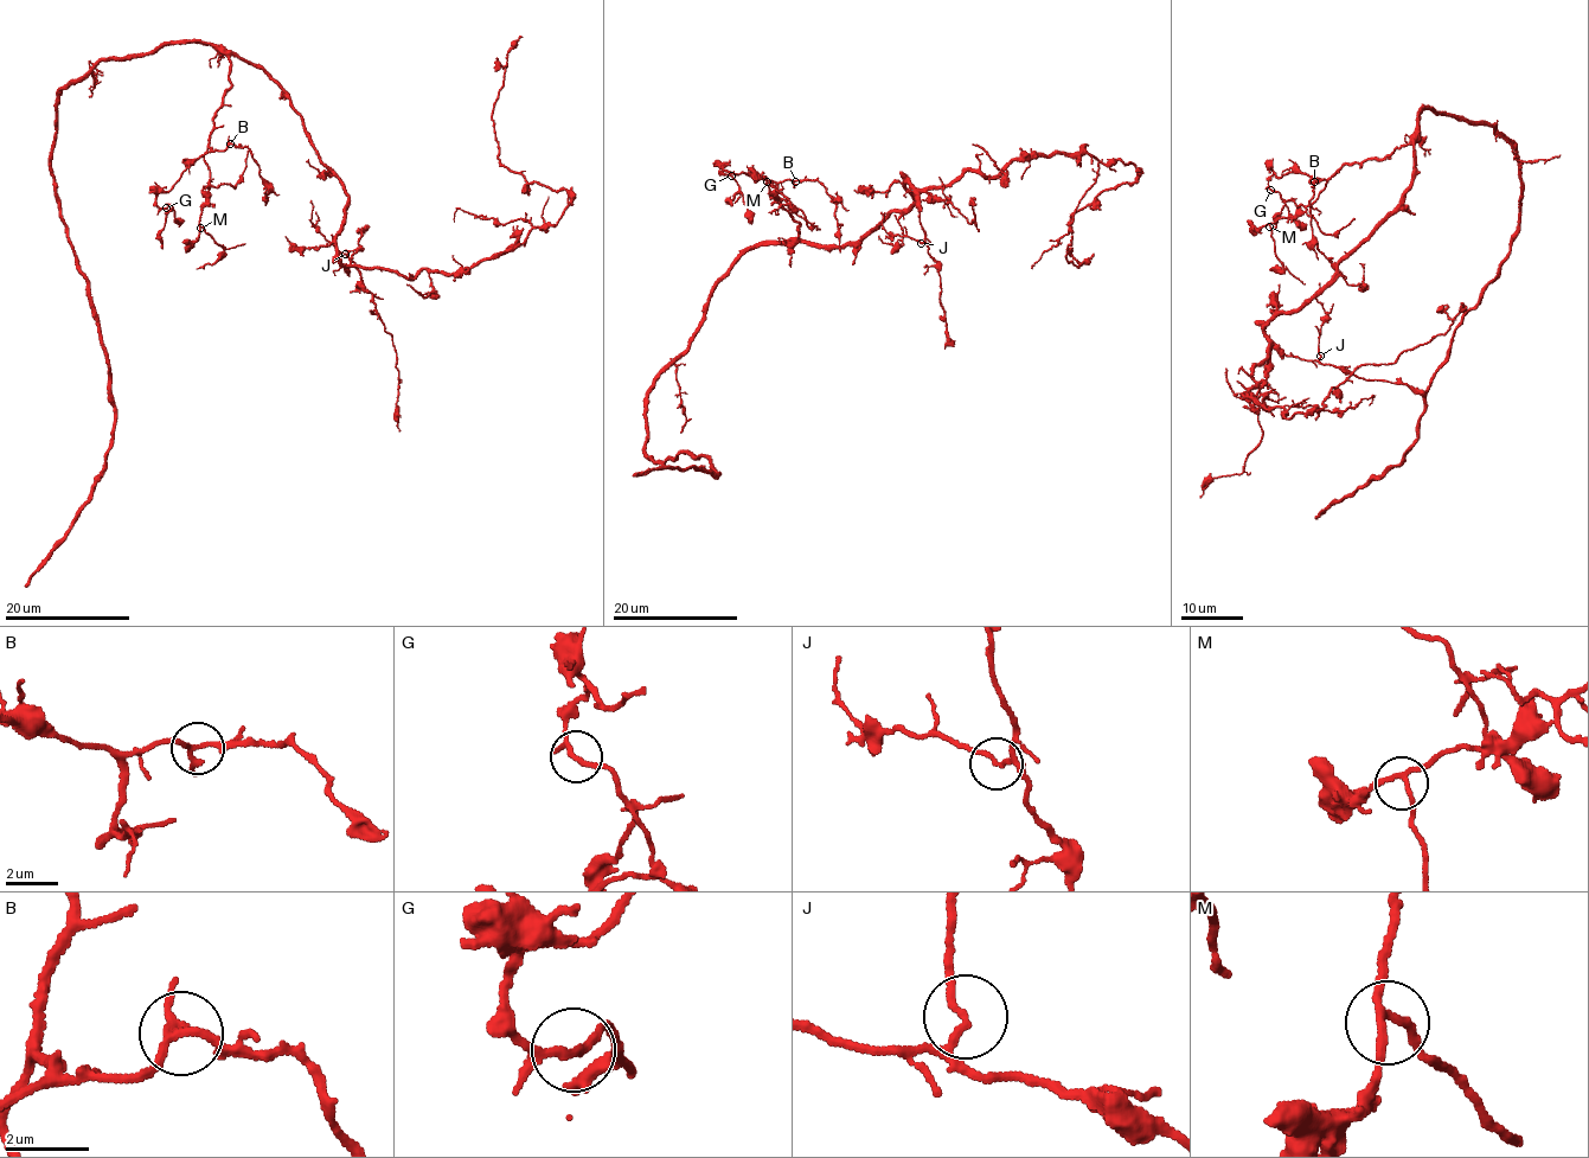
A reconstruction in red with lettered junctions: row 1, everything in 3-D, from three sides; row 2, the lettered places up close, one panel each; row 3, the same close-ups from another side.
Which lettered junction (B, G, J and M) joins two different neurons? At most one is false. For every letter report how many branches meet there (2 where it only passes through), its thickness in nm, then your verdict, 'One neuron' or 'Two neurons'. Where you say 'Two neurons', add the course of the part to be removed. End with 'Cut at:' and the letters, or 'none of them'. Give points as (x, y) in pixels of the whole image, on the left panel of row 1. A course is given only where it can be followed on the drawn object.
B: Branches: 3. Thickness 190 nm. One neuron
G: Branches: 3. Thickness 160 nm. One neuron
J: Branches: 3. Thickness 140 nm. One neuron
M: Branches: 3. Thickness 170 nm. One neuron
Cut at: none of them

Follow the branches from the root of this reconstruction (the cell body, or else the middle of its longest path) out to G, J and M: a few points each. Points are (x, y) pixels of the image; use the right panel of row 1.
G: (1414, 142), (1383, 158), (1344, 165), (1326, 179), (1299, 170), (1277, 177), (1273, 172), (1270, 190)
J: (1414, 142), (1414, 179), (1394, 210), (1343, 256), (1312, 298), (1266, 327), (1288, 356), (1309, 360), (1321, 354)
M: (1414, 142), (1401, 145), (1383, 158), (1344, 165), (1312, 203), (1299, 206), (1293, 215), (1279, 218), (1269, 226)

